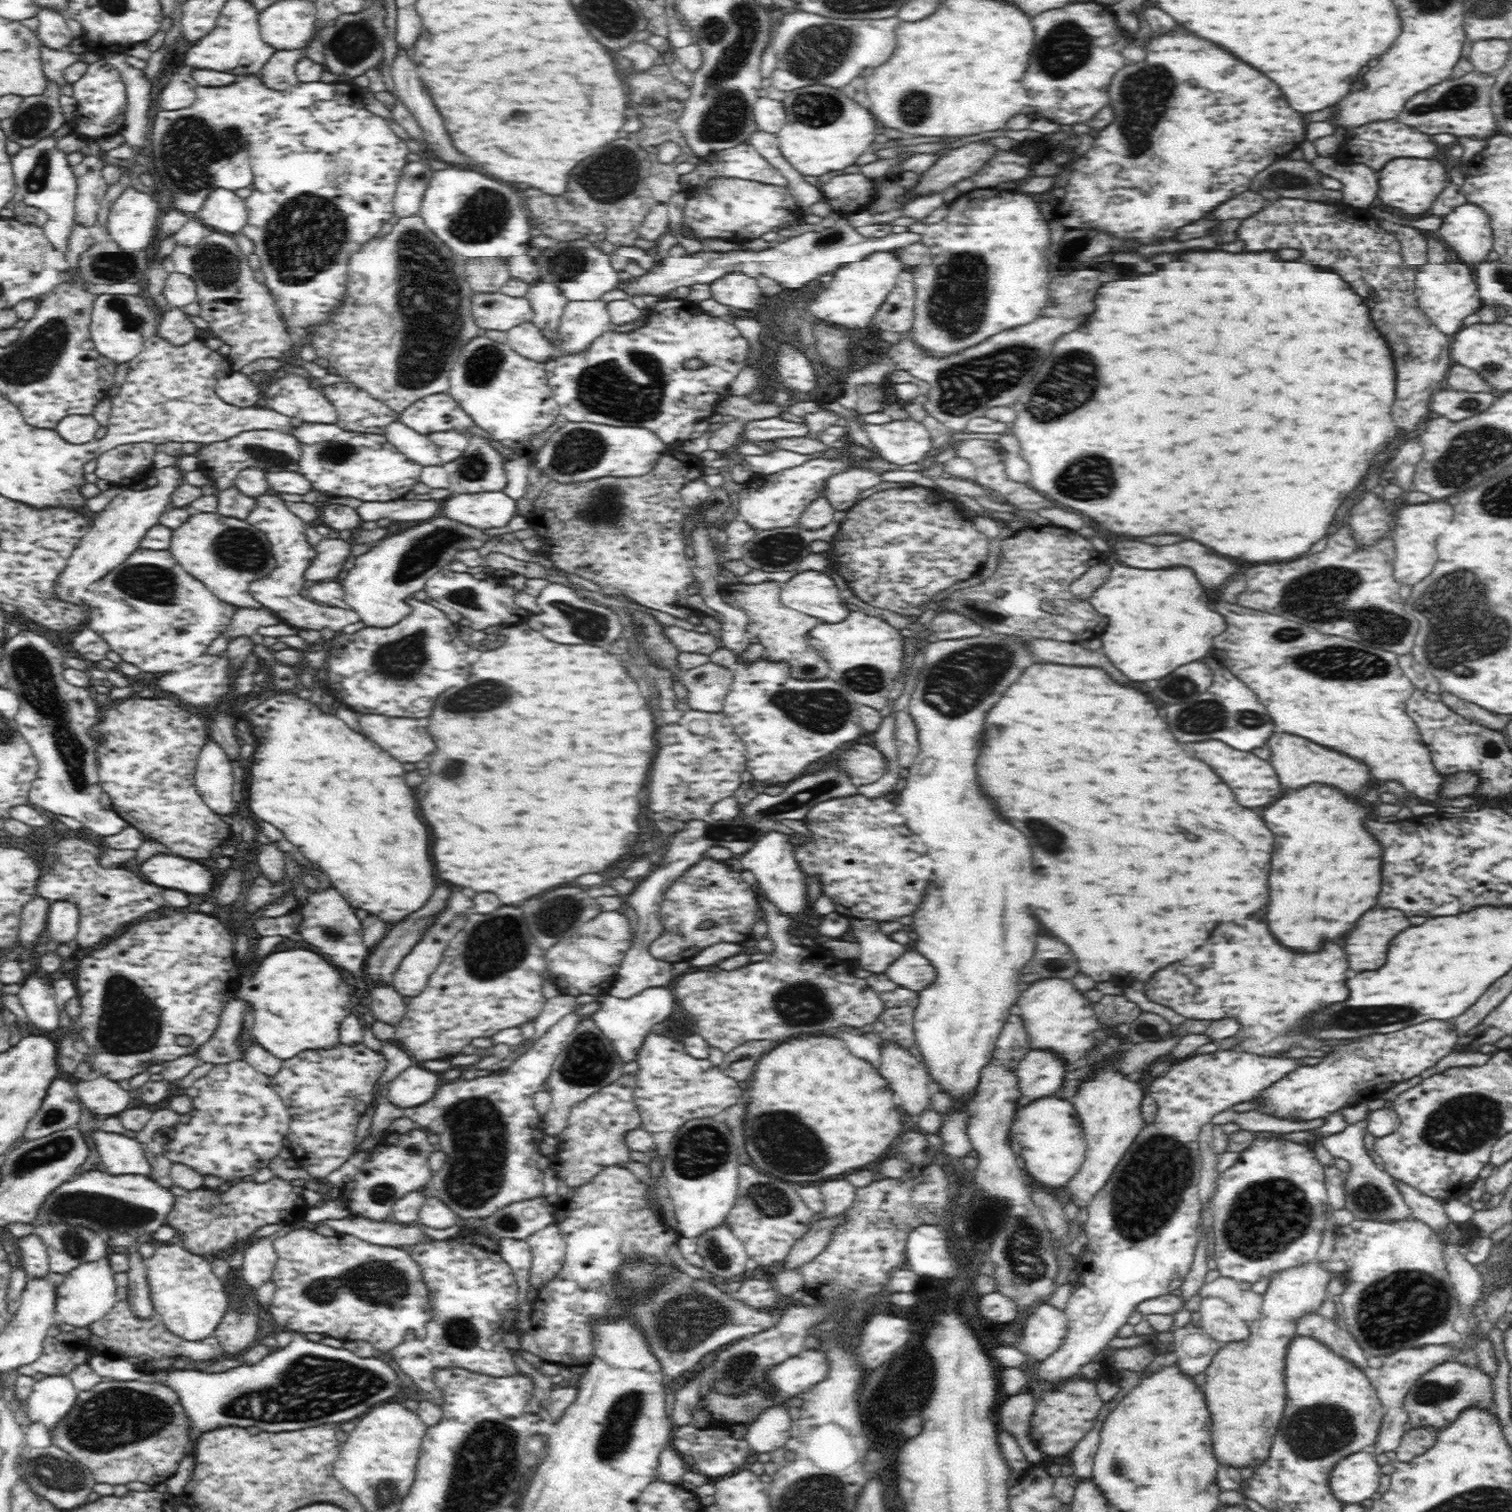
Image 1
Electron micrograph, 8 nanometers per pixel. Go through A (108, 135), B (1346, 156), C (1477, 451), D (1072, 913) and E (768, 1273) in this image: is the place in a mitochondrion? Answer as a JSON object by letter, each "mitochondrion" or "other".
{"A":"other","B":"other","C":"mitochondrion","D":"other","E":"other"}

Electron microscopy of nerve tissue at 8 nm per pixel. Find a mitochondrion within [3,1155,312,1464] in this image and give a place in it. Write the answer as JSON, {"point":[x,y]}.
{"point":[110,1419]}

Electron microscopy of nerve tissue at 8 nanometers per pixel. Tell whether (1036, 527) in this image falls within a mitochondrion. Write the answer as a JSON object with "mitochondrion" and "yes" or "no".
{"mitochondrion":"no"}

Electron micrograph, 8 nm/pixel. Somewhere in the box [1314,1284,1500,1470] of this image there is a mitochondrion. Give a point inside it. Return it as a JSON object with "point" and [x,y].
{"point":[1429,1392]}

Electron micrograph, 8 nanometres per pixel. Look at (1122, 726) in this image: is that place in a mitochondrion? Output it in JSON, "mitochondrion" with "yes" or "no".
{"mitochondrion":"no"}

